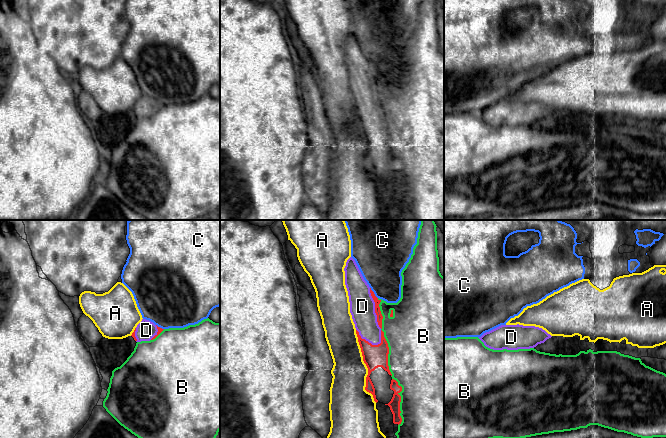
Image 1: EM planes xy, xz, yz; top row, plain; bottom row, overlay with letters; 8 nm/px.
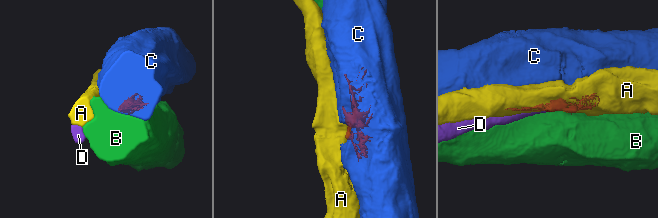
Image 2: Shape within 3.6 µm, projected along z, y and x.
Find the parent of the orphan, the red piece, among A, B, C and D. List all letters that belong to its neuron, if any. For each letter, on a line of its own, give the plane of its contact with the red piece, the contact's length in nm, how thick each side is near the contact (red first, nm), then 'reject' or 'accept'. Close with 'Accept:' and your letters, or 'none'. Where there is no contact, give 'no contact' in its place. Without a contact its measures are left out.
A: meets red in xz; contact 600 nm long; 190 nm thick on the red side, 280 nm on the other; reject
B: meets red in xz; contact 650 nm long; 190 nm thick on the red side, 460 nm on the other; reject
C: meets red in xz; contact 110 nm long; 50 nm thick on the red side, 360 nm on the other; reject
D: meets red in xz; contact 340 nm long; 50 nm thick on the red side, 200 nm on the other; accept
Accept: D

